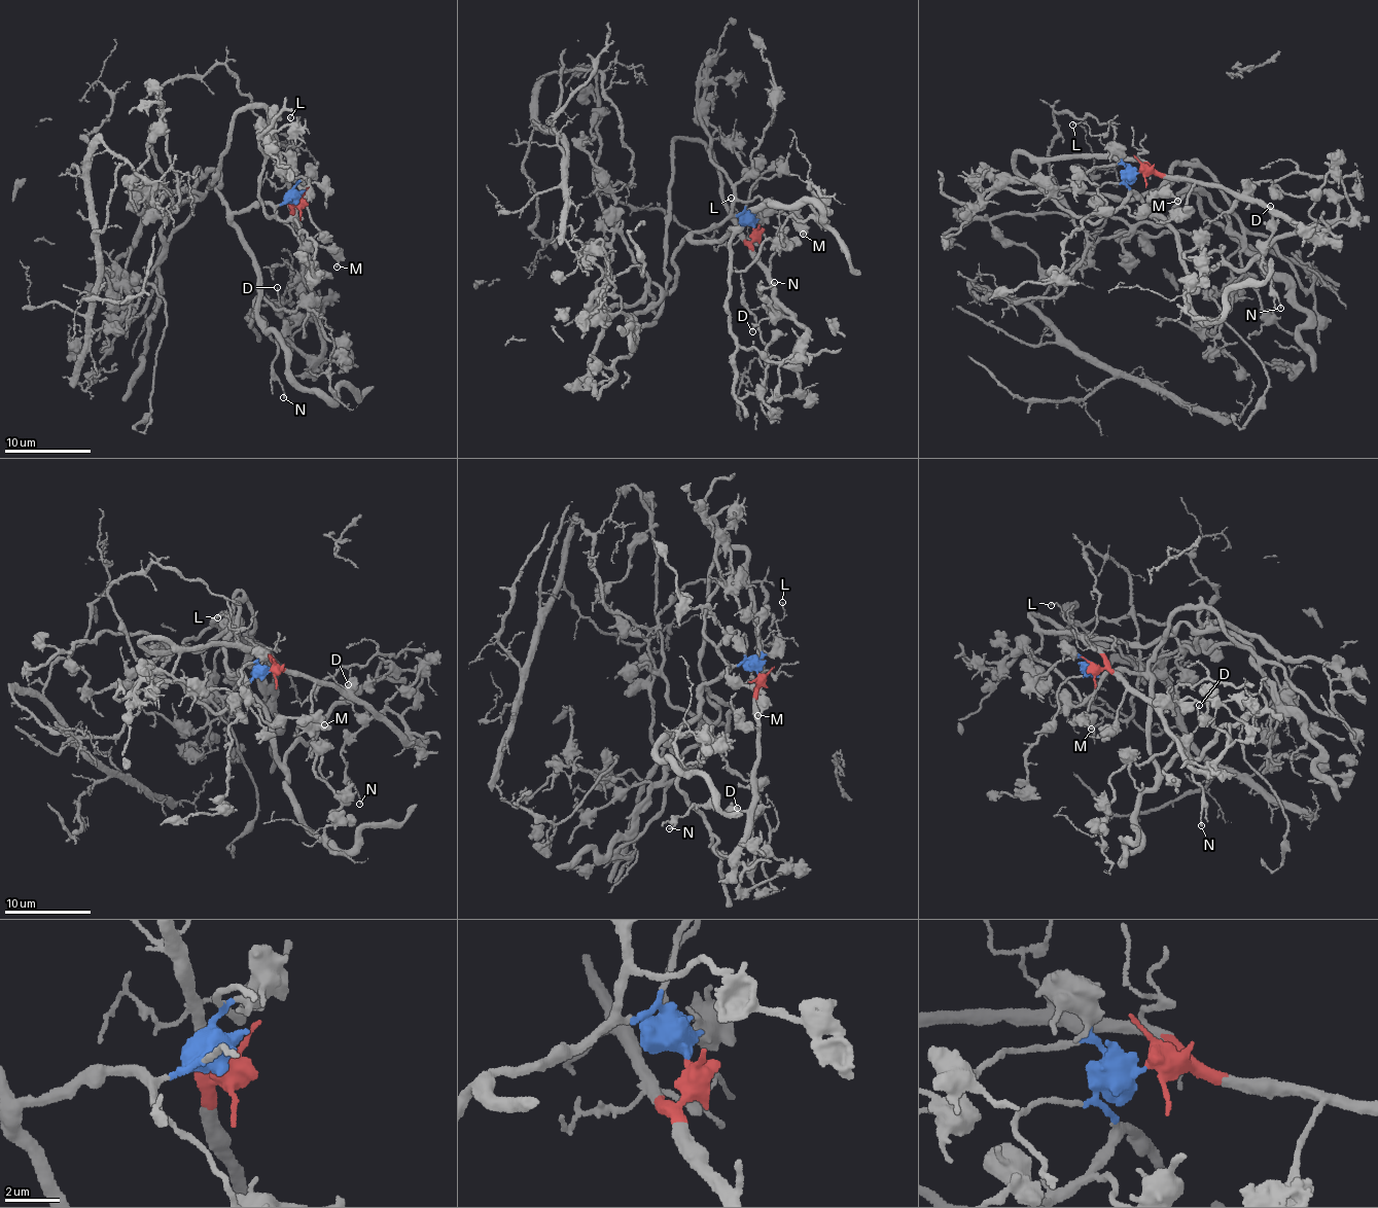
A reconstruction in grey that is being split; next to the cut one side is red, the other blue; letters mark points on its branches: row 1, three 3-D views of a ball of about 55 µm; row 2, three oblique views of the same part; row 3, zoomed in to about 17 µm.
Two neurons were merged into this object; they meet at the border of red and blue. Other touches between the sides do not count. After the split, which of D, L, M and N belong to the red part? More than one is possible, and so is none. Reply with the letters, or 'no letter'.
D, L, N

